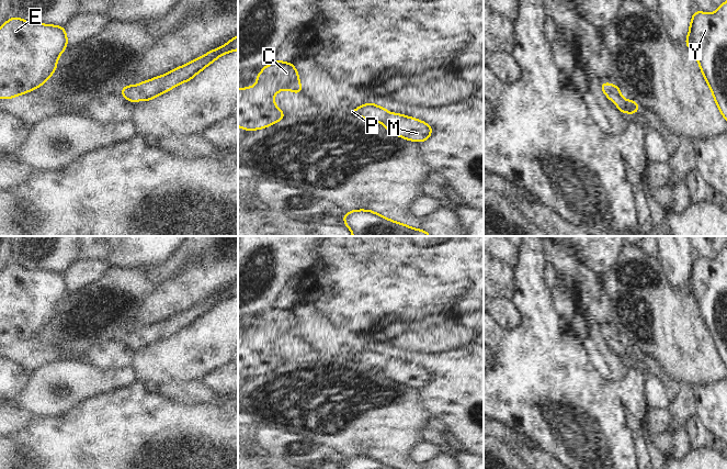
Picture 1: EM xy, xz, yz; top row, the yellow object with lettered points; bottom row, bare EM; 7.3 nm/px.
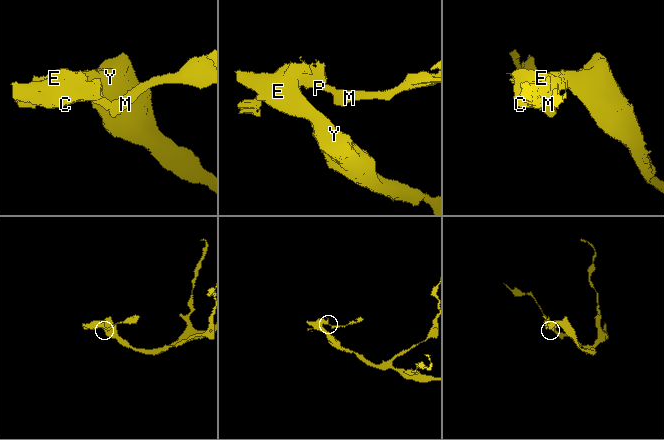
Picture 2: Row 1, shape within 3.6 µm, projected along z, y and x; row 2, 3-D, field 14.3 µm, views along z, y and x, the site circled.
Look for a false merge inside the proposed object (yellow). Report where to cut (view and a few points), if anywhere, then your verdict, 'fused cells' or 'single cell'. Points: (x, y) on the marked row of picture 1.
no cut; single cell

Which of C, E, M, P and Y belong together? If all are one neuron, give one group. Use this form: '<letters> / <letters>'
C E M P Y

